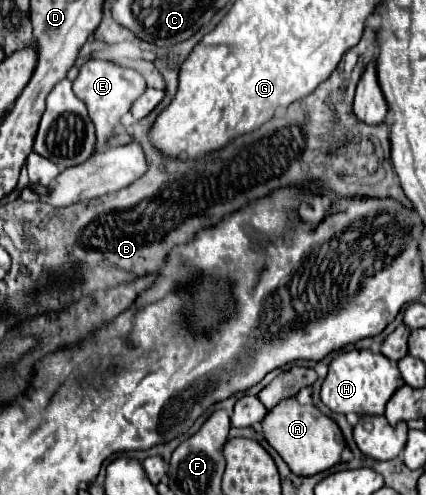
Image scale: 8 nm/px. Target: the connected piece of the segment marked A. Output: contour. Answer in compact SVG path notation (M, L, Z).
M294 397L284 399L268 411L262 427L266 441L278 451L278 455L296 475L314 475L330 469L340 461L340 453L344 449L344 435L340 427L314 405L300 405Z

